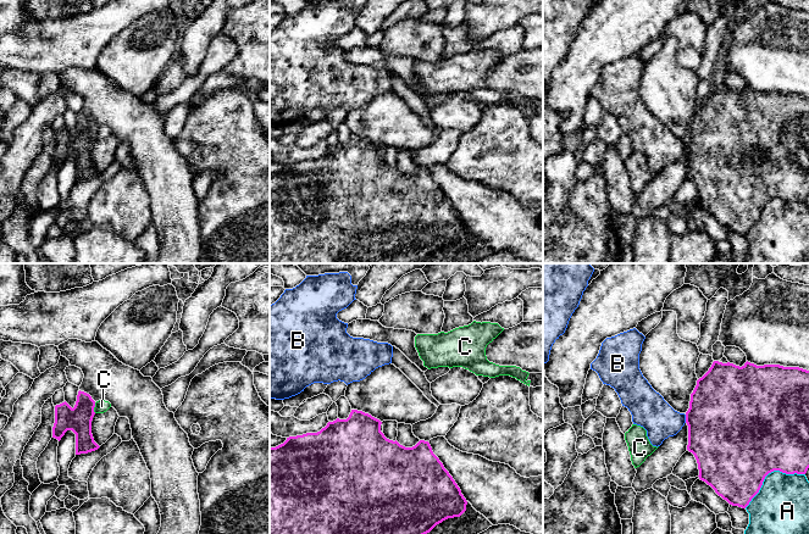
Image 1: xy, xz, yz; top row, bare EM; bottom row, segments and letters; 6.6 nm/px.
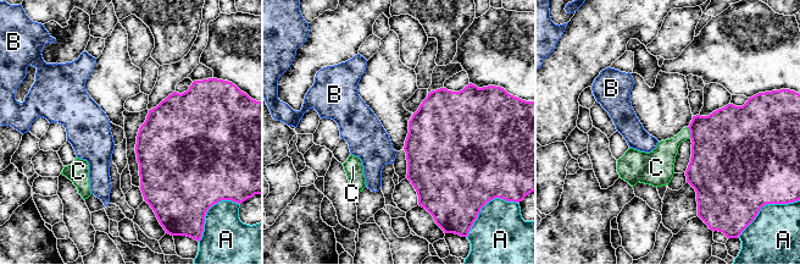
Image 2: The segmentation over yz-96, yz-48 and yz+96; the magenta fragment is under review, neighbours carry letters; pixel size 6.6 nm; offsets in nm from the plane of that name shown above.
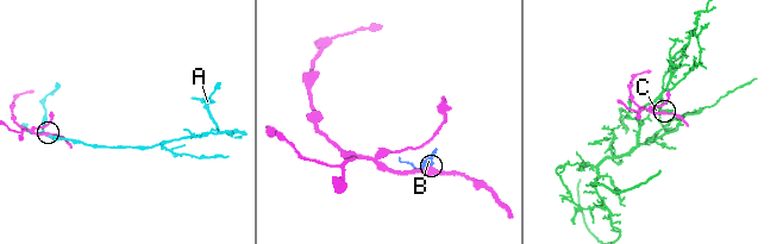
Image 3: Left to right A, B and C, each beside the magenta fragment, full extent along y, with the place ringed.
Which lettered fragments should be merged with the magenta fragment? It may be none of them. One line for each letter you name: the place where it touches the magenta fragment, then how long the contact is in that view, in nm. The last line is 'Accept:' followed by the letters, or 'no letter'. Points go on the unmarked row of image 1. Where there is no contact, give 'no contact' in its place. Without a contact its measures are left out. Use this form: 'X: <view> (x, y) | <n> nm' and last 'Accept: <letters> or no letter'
Accept: no letter

